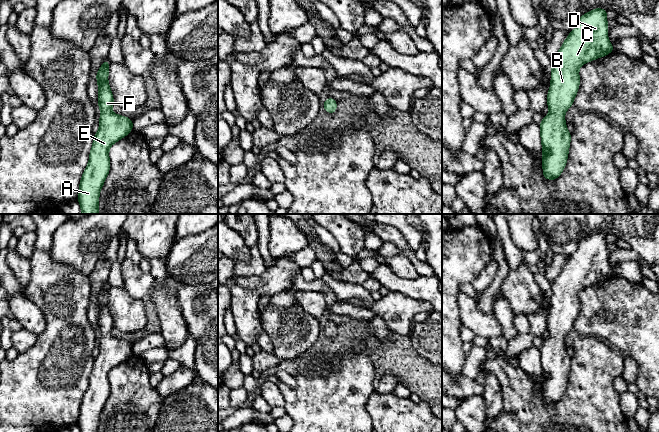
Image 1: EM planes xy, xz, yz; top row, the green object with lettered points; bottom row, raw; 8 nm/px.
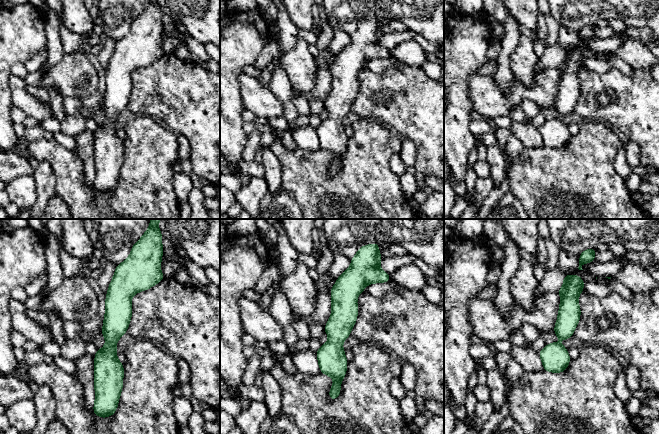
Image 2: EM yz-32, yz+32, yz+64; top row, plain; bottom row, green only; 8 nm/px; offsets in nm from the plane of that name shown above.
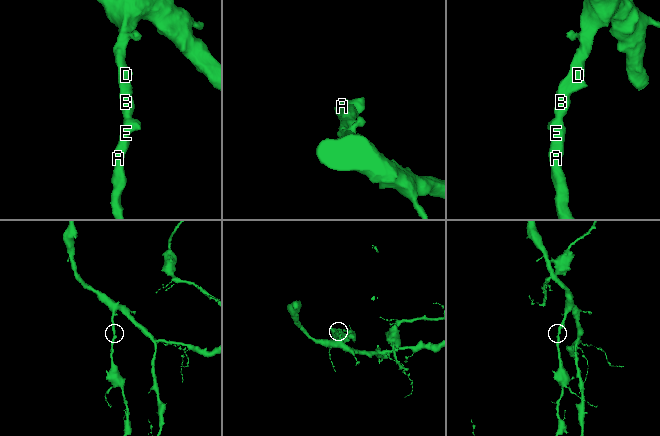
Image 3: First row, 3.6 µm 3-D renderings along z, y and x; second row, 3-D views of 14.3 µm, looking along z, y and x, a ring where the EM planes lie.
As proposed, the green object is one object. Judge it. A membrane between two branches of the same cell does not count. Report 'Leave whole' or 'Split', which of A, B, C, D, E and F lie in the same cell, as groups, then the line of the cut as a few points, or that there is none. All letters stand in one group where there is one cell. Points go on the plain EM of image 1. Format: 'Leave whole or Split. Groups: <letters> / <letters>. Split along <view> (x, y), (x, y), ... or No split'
Leave whole. Groups: A B C D E F. No split

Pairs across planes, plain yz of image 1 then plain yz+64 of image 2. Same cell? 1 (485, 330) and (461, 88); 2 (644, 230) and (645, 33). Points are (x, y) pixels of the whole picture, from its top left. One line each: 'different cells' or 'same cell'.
1: different cells
2: different cells

